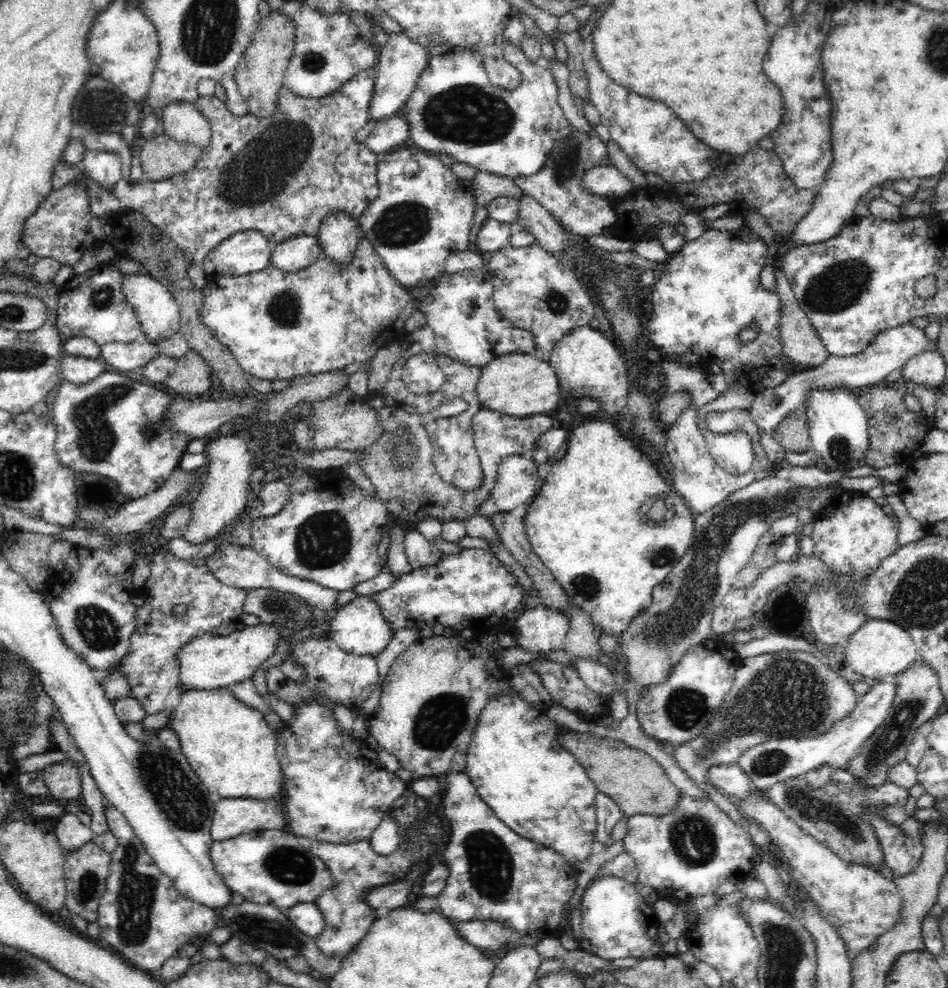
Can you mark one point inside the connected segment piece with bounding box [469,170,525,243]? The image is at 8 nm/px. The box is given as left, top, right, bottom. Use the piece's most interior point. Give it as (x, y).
(487, 186)

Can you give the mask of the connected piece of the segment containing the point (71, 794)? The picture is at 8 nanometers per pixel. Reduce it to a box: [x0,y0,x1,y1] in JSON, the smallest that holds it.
[41,763,82,803]

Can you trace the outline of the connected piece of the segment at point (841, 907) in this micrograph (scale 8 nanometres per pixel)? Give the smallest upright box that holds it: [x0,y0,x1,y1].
[735,789,903,958]

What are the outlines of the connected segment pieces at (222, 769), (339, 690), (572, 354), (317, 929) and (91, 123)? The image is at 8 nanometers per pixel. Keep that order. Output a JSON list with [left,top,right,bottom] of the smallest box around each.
[[164,687,283,801],[290,636,378,711],[549,325,629,418],[283,902,324,937],[72,76,140,133]]

